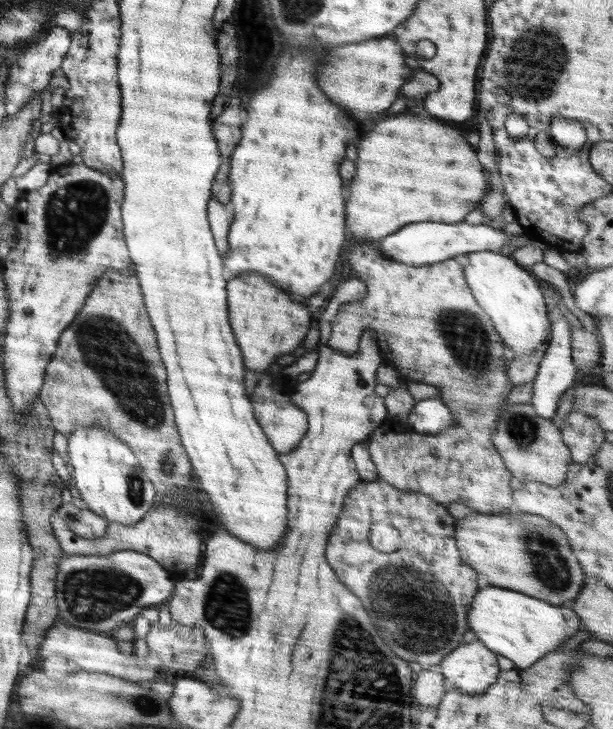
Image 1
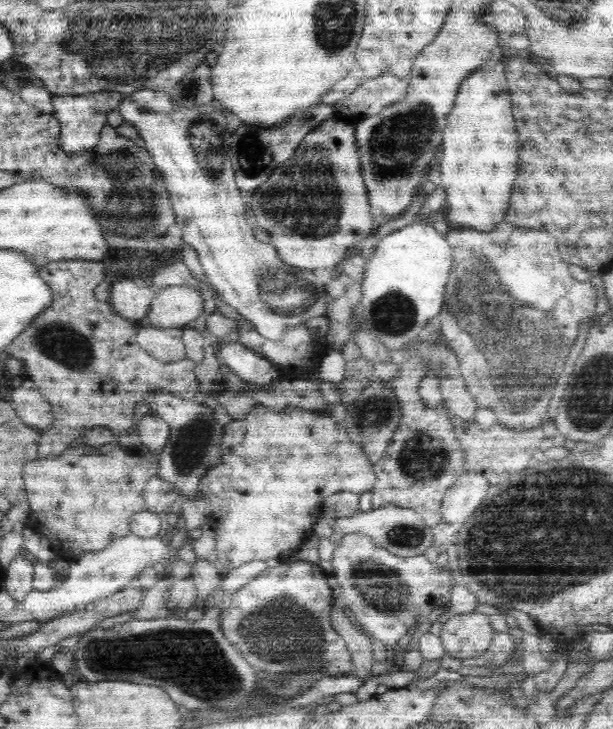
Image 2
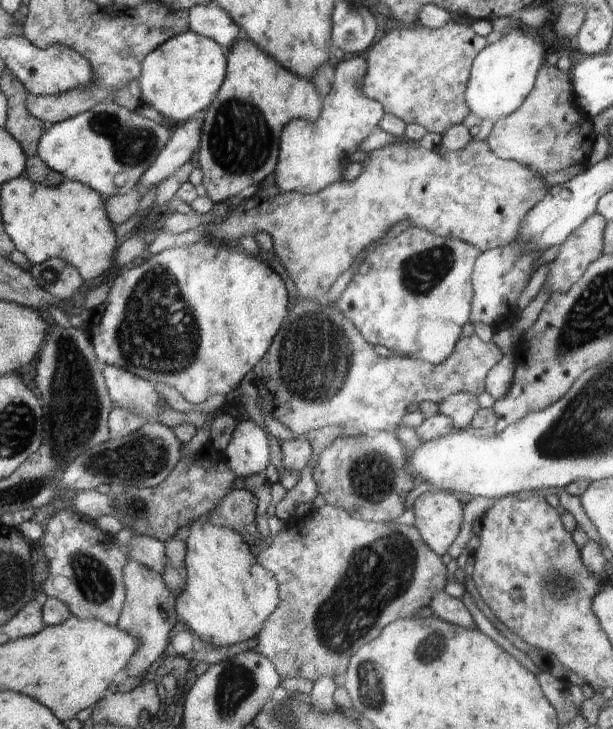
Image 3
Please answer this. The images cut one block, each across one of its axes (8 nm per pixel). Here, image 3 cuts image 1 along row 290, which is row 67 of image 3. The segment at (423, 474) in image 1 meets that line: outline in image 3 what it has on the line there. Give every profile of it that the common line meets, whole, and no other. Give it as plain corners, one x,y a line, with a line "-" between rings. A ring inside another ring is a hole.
450,21
440,28
425,27
420,22
404,25
386,32
377,44
371,47
366,58
367,71
359,84
369,99
378,101
385,113
397,116
407,125
418,124
427,128
428,133
445,133
450,127
459,125
471,112
465,103
465,88
474,57
486,46
486,36
474,32
471,22

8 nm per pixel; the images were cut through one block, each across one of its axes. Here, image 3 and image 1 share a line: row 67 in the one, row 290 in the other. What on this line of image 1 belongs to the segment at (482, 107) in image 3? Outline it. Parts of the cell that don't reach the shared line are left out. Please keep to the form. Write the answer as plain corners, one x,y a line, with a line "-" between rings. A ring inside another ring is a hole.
482,250
468,253
464,277
476,302
491,318
502,342
515,356
532,356
550,342
551,322
544,293
538,287
538,279
510,256
496,251

